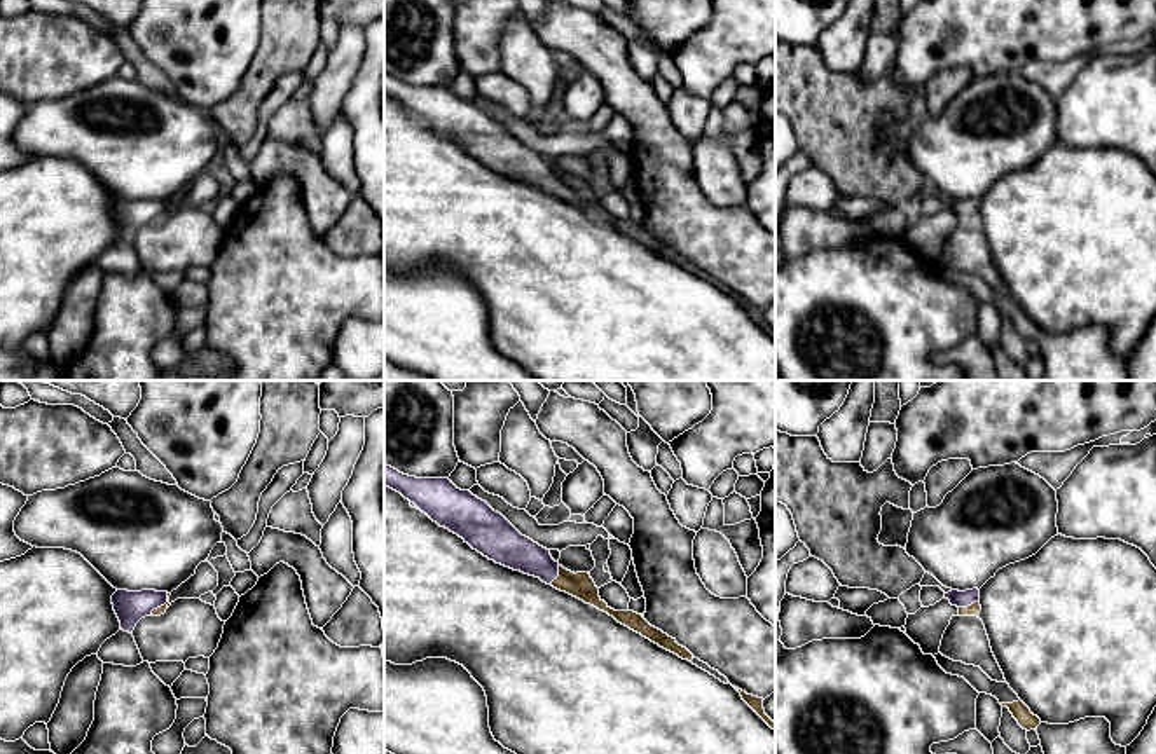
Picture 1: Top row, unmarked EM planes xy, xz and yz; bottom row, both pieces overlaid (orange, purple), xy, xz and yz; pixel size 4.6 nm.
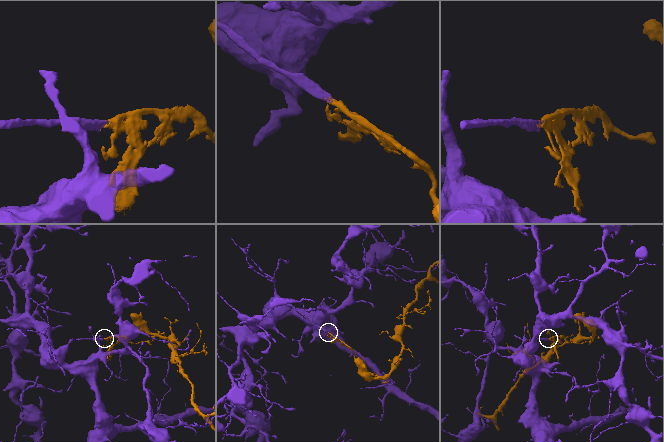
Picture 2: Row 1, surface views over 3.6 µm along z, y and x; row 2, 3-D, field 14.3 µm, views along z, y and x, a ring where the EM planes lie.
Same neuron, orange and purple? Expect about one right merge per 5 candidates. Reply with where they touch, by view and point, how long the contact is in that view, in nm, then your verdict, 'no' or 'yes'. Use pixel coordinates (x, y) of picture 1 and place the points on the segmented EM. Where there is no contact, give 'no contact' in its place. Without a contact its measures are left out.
meets orange in yz at (968, 606); contact 100 nm long; no

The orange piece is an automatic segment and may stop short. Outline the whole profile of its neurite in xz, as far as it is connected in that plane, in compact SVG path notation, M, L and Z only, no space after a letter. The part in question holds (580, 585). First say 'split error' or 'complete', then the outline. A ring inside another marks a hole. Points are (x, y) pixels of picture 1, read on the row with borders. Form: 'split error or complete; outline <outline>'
complete; outline M559 566L559 576L550 583L554 588L566 592L585 604L597 607L599 611L608 613L618 623L629 627L630 630L641 634L643 637L650 639L651 642L658 644L660 648L678 655L683 660L692 661L693 655L679 646L676 639L669 637L662 630L651 627L641 614L634 611L615 611L611 609L601 597L599 588L595 586L594 579L588 572L571 572Z

